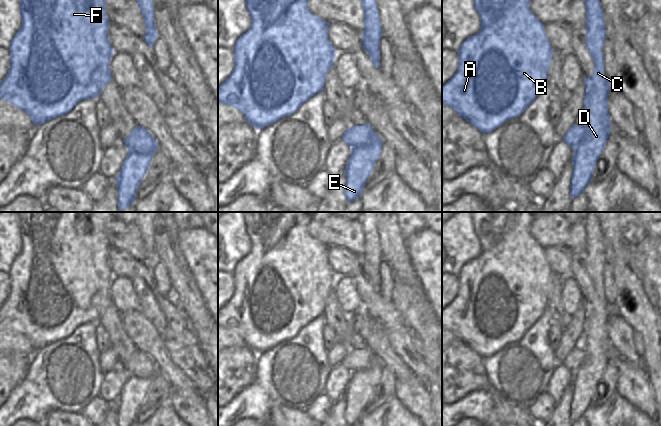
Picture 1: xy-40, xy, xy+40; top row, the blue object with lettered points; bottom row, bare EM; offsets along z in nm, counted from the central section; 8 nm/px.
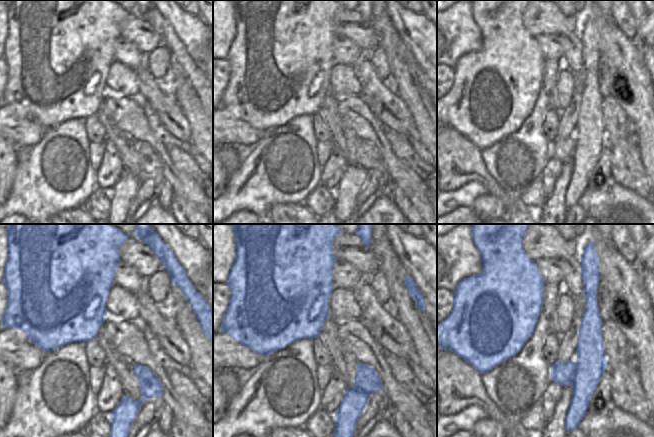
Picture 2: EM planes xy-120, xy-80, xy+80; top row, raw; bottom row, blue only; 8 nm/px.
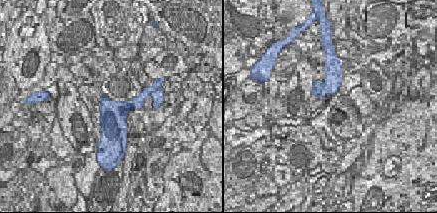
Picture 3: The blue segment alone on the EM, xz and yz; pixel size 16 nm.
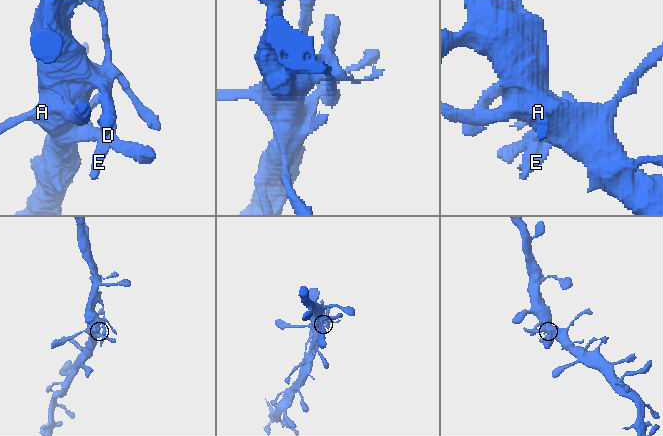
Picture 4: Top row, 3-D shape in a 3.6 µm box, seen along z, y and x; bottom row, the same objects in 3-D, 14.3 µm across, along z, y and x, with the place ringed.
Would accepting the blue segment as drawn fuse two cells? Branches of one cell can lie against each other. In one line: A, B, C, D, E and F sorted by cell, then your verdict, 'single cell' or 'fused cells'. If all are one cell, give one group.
groups A B F / C D E; fused cells

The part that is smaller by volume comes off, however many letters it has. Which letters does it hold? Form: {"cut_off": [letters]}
{"cut_off": ["C", "D", "E"]}

